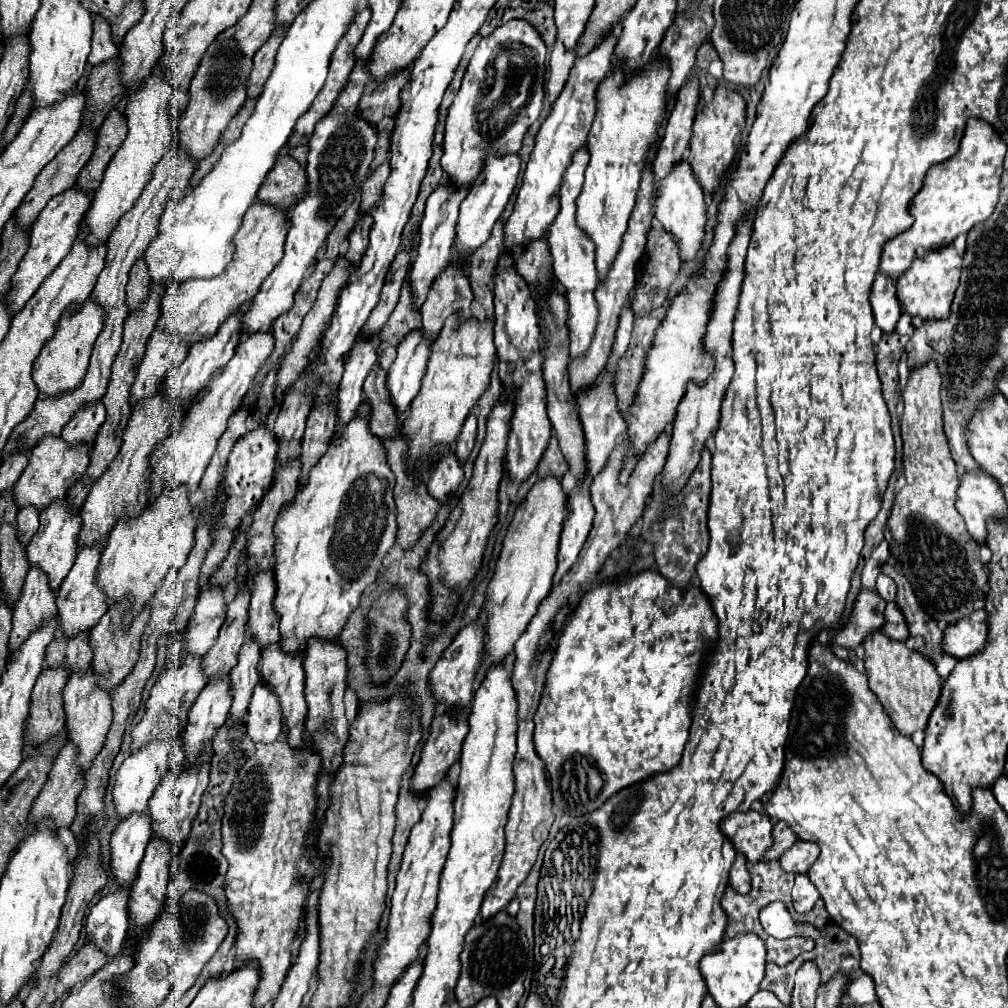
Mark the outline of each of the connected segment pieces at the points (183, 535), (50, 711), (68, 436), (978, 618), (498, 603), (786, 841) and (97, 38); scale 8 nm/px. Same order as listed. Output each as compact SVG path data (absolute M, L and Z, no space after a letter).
M181 484L173 490L163 490L139 516L127 516L127 520L119 520L111 530L101 556L99 586L107 592L109 604L117 602L121 596L133 596L135 610L125 614L125 622L131 622L133 614L151 600L169 568L179 568L187 562L187 556L195 546L195 524L191 522L195 522L193 504L189 502L187 486Z
M49 668L41 672L31 694L31 724L27 724L27 744L39 746L51 736L59 734L59 730L65 726L63 688L67 680L69 668Z
M95 400L95 402L85 404L63 426L63 432L61 432L63 440L67 440L67 442L79 442L79 440L91 442L91 440L95 440L97 430L103 424L105 416L107 416L107 412L103 406L103 400Z
M985 608L975 610L971 616L963 616L963 620L943 632L943 648L955 658L969 658L981 652L987 644L987 624Z
M545 476L541 478L525 496L525 500L517 506L515 516L509 524L507 536L503 540L503 548L495 566L493 580L489 582L487 588L487 654L489 654L489 664L491 660L499 660L499 656L507 656L507 652L513 652L515 640L523 634L523 628L527 628L529 620L535 616L539 604L549 596L551 592L551 576L555 574L557 568L557 548L559 548L559 538L563 532L563 522L569 518L569 496L561 486L561 480L557 476Z
M777 822L773 826L773 846L767 850L765 860L773 860L779 858L785 850L789 850L793 844L797 842L797 834L783 822Z
M103 16L93 18L93 40L91 40L91 54L89 64L97 66L103 60L109 60L111 56L117 56L119 48L111 38L111 22Z

